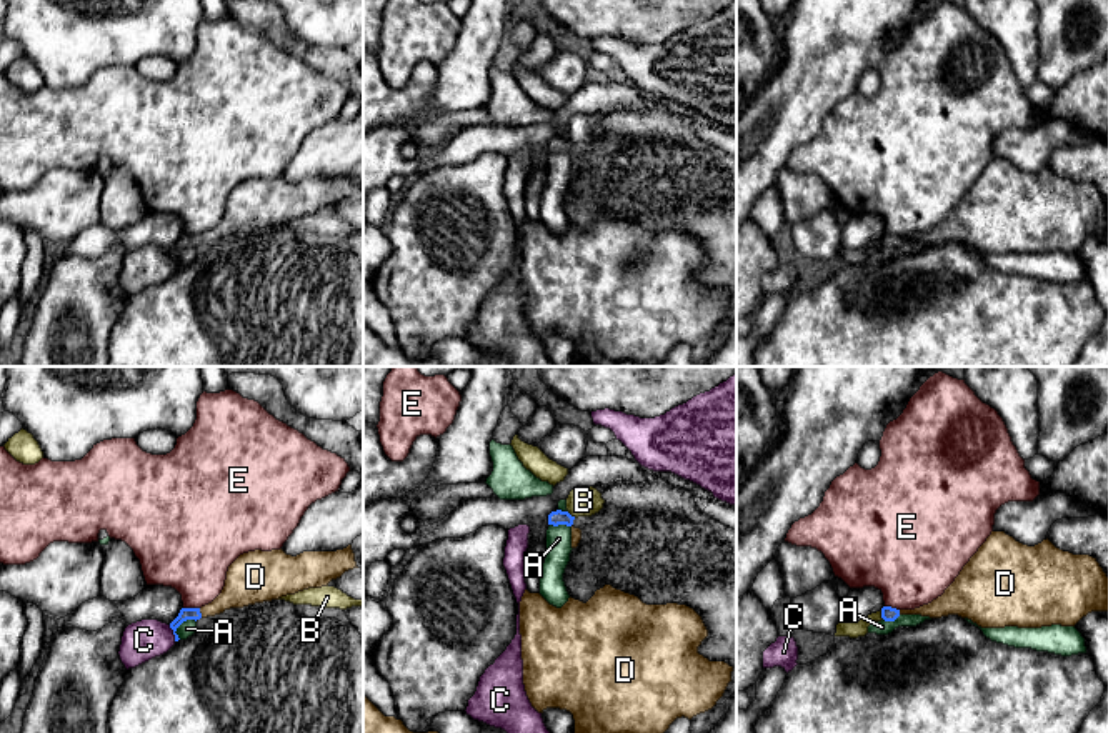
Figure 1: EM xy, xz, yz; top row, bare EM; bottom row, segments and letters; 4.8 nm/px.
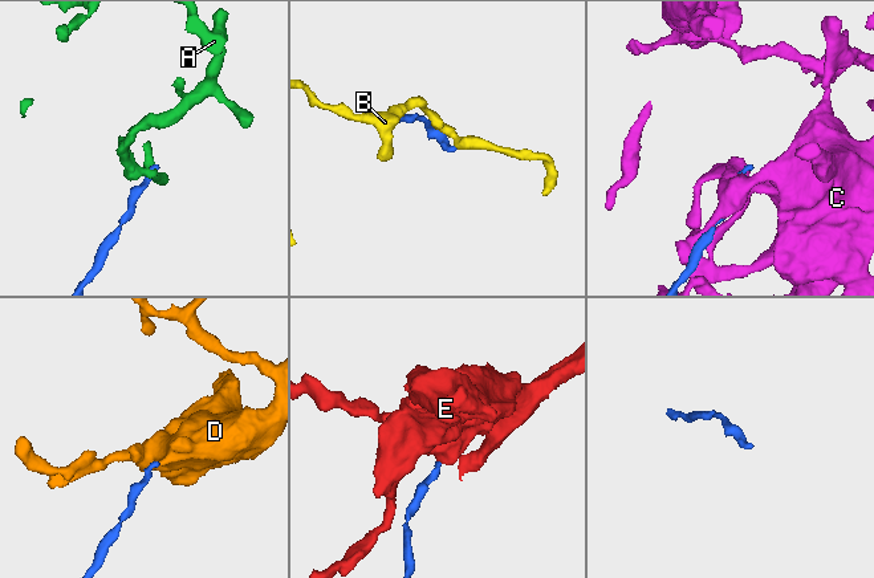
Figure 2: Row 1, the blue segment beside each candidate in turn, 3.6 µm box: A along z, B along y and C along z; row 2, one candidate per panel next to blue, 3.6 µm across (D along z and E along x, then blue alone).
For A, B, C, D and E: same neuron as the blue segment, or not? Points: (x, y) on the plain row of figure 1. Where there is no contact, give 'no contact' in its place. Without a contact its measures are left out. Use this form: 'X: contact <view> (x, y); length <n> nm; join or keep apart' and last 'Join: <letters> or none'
A: contact xy (182, 249); length 130 nm; keep apart
B: contact yz (882, 242); length 50 nm; keep apart
C: contact xy (174, 260); length 90 nm; keep apart
D: contact xy (200, 240); length 50 nm; join
E: contact xy (192, 235); length 80 nm; keep apart
Join: D

